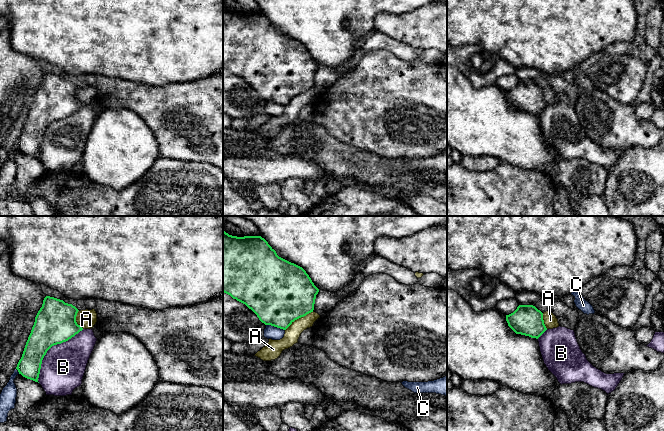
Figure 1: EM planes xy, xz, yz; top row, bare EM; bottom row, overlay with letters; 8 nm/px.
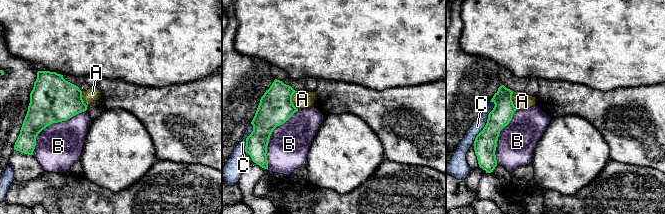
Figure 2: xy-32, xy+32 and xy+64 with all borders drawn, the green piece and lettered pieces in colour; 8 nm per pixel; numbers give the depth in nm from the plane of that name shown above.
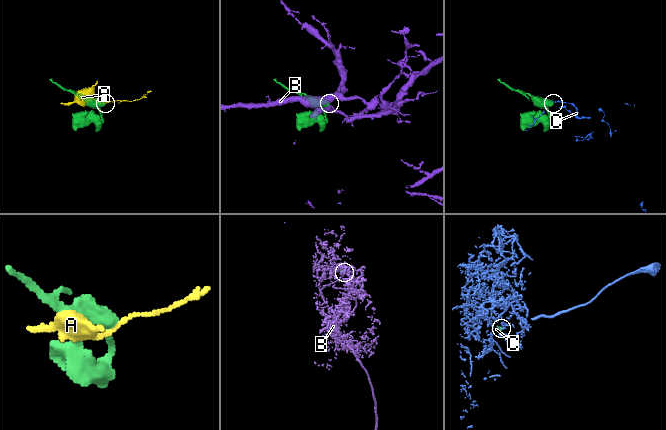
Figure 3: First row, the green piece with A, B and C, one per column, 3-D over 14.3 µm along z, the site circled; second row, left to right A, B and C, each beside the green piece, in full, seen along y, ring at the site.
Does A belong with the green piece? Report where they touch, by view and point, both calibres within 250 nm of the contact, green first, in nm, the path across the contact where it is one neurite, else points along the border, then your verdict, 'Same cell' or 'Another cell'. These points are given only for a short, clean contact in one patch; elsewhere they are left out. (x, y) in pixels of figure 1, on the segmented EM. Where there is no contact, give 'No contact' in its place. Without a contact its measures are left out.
Touches green at xz (299, 317). Thickness 500 nm (green) against 120 nm. Another cell

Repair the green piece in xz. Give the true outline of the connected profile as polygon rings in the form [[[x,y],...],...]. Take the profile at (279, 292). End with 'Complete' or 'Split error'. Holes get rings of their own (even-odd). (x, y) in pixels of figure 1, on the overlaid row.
[[[223,229],[223,292],[245,304],[265,325],[286,330],[295,320],[313,312],[319,289],[302,267],[279,257],[261,236],[237,237]]]. Complete

